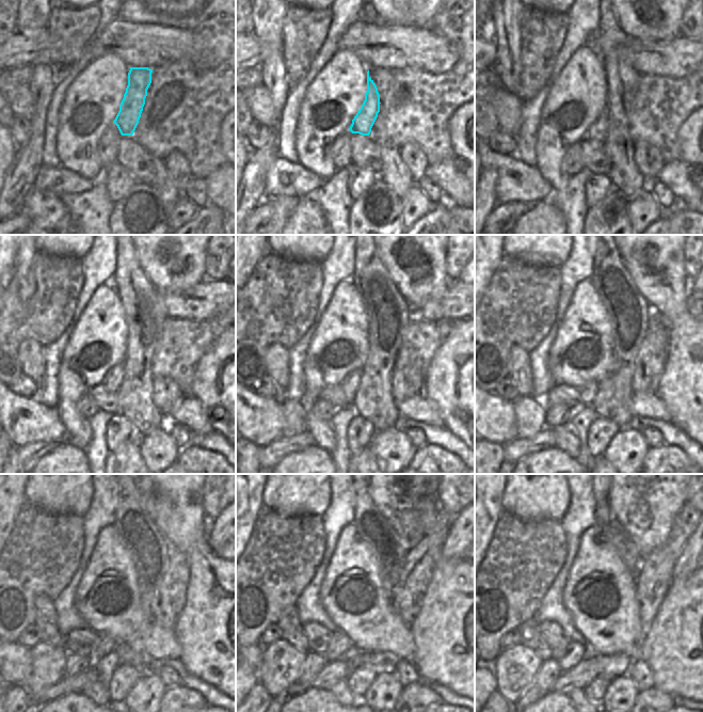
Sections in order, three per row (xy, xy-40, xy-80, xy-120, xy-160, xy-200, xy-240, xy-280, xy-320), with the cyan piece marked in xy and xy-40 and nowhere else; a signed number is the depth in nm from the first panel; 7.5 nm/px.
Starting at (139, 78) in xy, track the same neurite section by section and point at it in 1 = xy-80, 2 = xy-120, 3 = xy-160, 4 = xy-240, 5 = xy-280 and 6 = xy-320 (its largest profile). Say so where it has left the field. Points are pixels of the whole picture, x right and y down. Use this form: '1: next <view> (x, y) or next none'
1: next xy-80 (596, 132)
2: next xy-120 (112, 381)
3: next xy-160 (350, 383)
4: next xy-240 (104, 644)
5: next xy-280 (340, 644)
6: next xy-320 (576, 651)

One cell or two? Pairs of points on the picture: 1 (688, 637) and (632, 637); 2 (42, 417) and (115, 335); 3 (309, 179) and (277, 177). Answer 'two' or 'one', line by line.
1: two
2: two
3: one

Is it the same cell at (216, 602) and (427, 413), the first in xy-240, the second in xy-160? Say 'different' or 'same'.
different

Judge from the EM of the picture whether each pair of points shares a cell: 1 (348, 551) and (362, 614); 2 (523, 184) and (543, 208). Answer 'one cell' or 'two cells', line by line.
1: one cell
2: two cells

